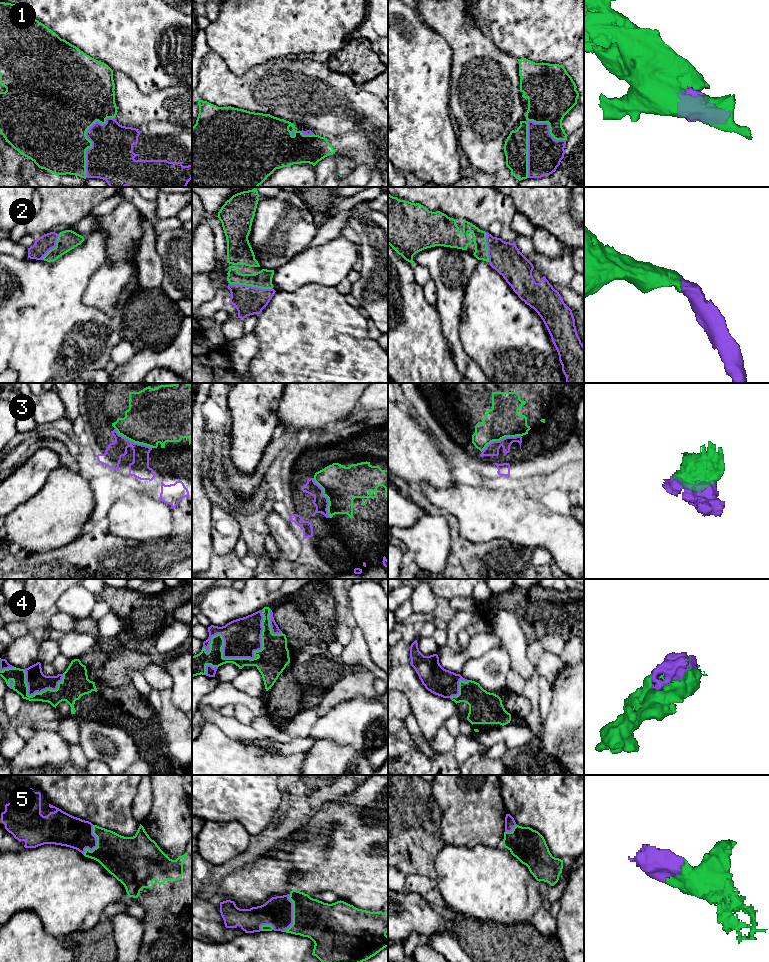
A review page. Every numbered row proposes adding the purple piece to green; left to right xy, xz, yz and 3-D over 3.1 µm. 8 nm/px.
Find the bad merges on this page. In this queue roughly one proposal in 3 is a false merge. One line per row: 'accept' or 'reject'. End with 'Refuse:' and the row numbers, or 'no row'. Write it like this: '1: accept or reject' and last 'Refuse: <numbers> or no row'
1: accept
2: accept
3: reject
4: accept
5: accept
Refuse: 3

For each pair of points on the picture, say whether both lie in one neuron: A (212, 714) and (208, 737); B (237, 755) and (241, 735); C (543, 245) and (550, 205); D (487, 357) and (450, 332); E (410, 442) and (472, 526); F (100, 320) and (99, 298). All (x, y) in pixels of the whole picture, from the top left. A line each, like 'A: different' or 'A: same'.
A: different
B: different
C: different
D: different
E: different
F: different

